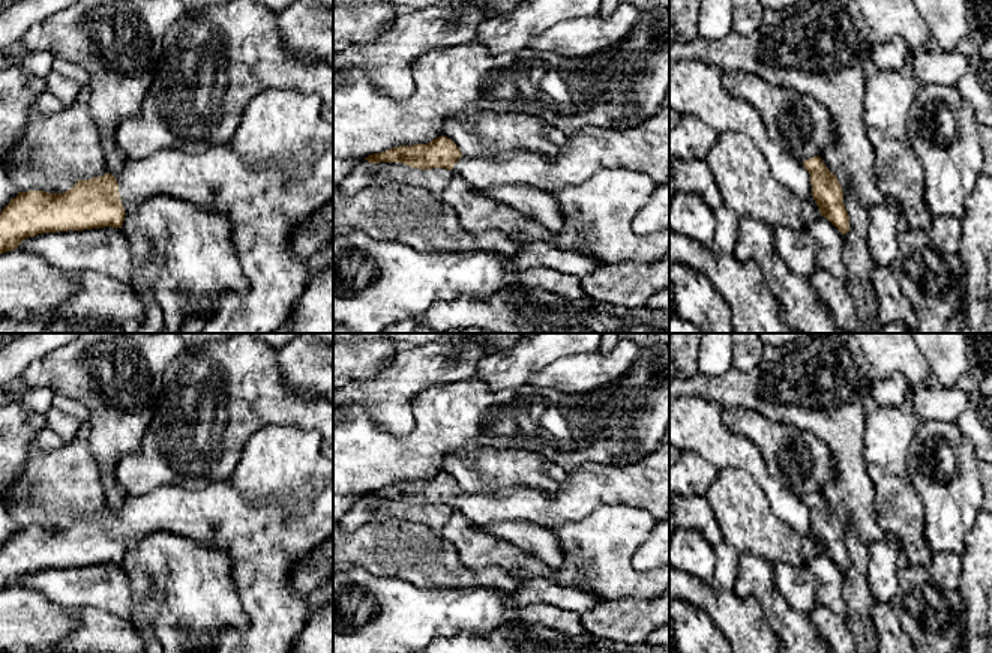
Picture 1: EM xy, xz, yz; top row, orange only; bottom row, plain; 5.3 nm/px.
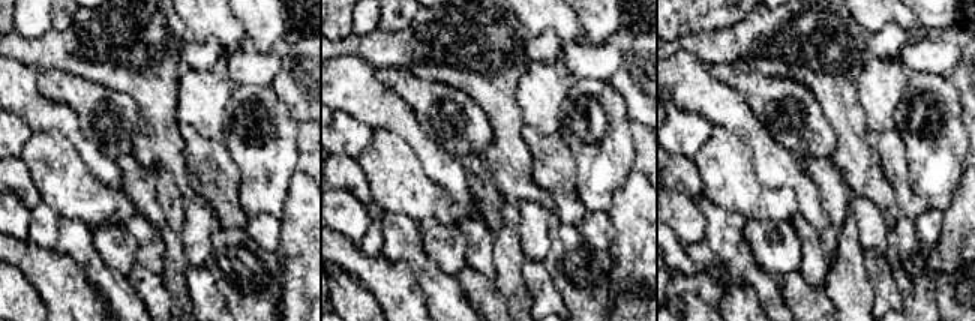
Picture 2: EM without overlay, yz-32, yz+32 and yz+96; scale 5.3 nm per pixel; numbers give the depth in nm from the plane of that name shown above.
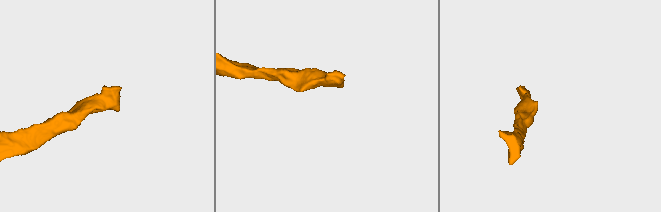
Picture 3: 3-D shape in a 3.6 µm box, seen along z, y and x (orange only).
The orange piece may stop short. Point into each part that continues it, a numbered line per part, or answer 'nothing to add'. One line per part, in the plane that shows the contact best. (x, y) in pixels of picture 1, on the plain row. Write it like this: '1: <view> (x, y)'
1: xy (263, 542)

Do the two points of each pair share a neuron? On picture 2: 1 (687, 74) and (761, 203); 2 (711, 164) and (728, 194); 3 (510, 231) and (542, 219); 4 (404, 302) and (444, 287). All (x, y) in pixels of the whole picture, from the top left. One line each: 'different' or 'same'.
1: different
2: same
3: different
4: different

